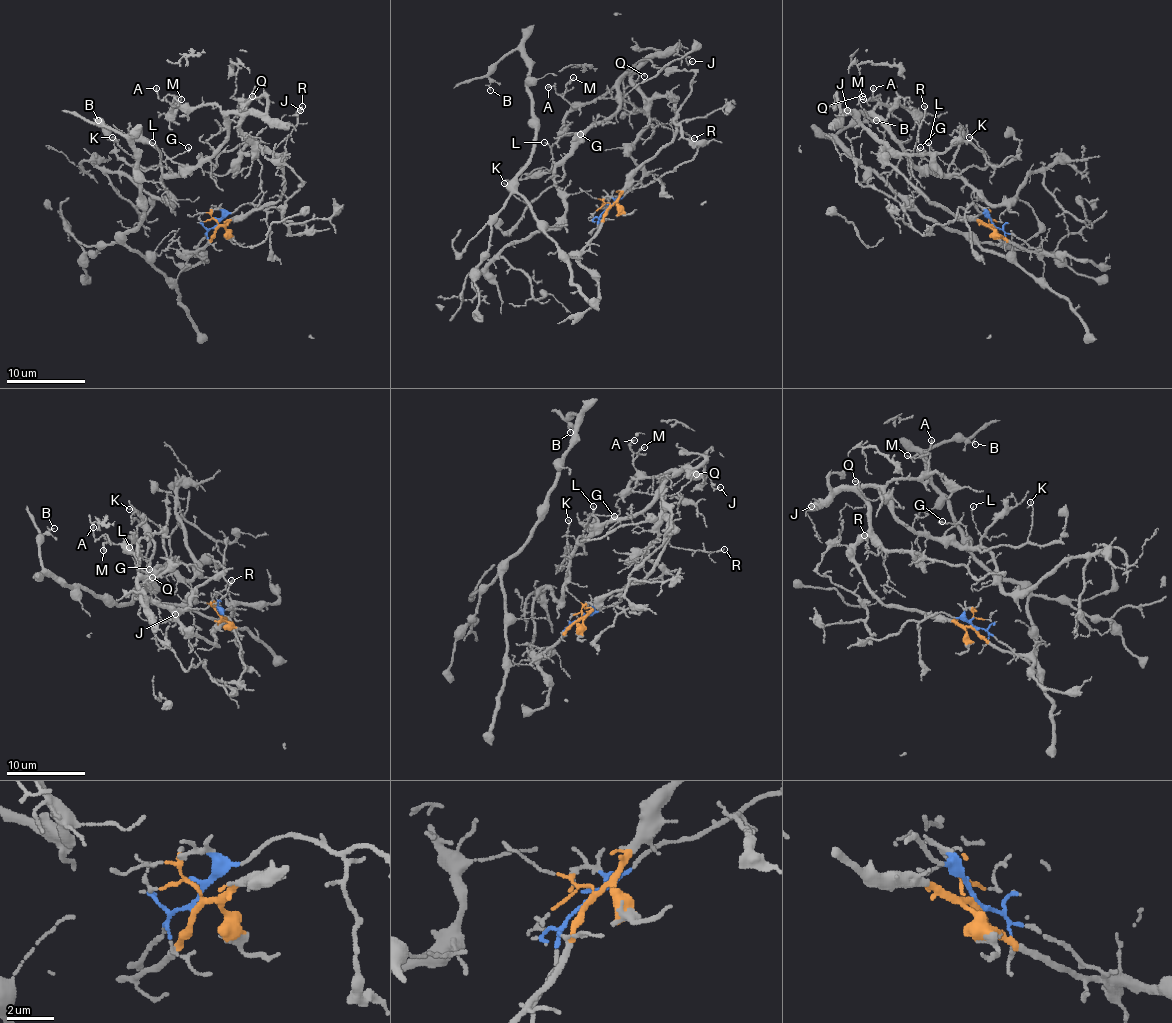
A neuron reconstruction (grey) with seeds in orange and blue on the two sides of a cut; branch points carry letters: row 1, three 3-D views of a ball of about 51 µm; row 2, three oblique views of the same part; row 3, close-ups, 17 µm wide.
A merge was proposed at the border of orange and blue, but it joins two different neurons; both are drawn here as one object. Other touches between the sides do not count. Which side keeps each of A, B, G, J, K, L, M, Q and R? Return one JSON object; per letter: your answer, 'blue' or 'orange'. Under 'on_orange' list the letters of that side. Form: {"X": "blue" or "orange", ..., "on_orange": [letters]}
{"A": "orange", "B": "blue", "G": "orange", "J": "orange", "K": "orange", "L": "orange", "M": "orange", "Q": "orange", "R": "orange", "on_orange": ["A", "G", "J", "K", "L", "M", "Q", "R"]}

